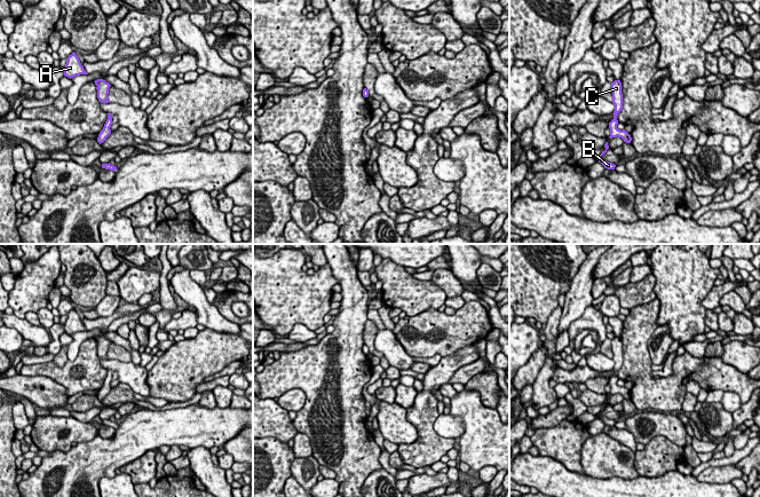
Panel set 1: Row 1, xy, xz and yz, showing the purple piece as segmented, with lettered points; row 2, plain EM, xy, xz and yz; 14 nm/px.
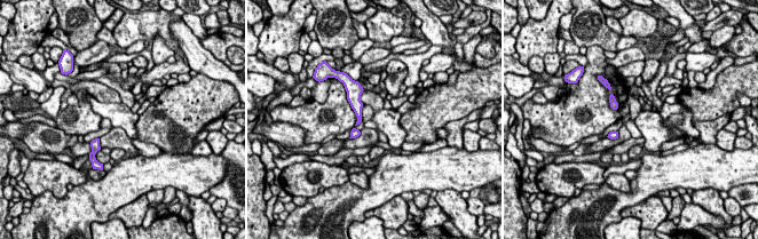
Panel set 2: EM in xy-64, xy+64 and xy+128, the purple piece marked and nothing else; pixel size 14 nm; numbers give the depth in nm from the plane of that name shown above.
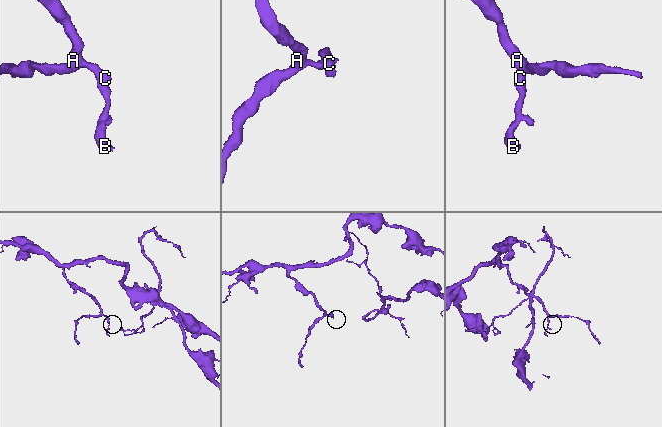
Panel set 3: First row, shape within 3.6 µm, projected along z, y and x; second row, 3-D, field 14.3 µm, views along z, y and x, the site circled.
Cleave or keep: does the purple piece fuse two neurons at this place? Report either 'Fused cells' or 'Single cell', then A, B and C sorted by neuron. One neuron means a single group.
Single cell. Groups: A B C

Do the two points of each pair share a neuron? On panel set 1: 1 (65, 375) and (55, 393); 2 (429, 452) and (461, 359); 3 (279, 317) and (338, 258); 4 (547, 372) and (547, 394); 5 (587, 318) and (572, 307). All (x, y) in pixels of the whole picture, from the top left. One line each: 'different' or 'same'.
1: different
2: same
3: different
4: same
5: different

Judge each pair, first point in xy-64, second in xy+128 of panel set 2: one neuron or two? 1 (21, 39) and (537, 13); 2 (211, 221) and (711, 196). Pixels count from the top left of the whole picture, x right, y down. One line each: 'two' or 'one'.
1: two
2: one

